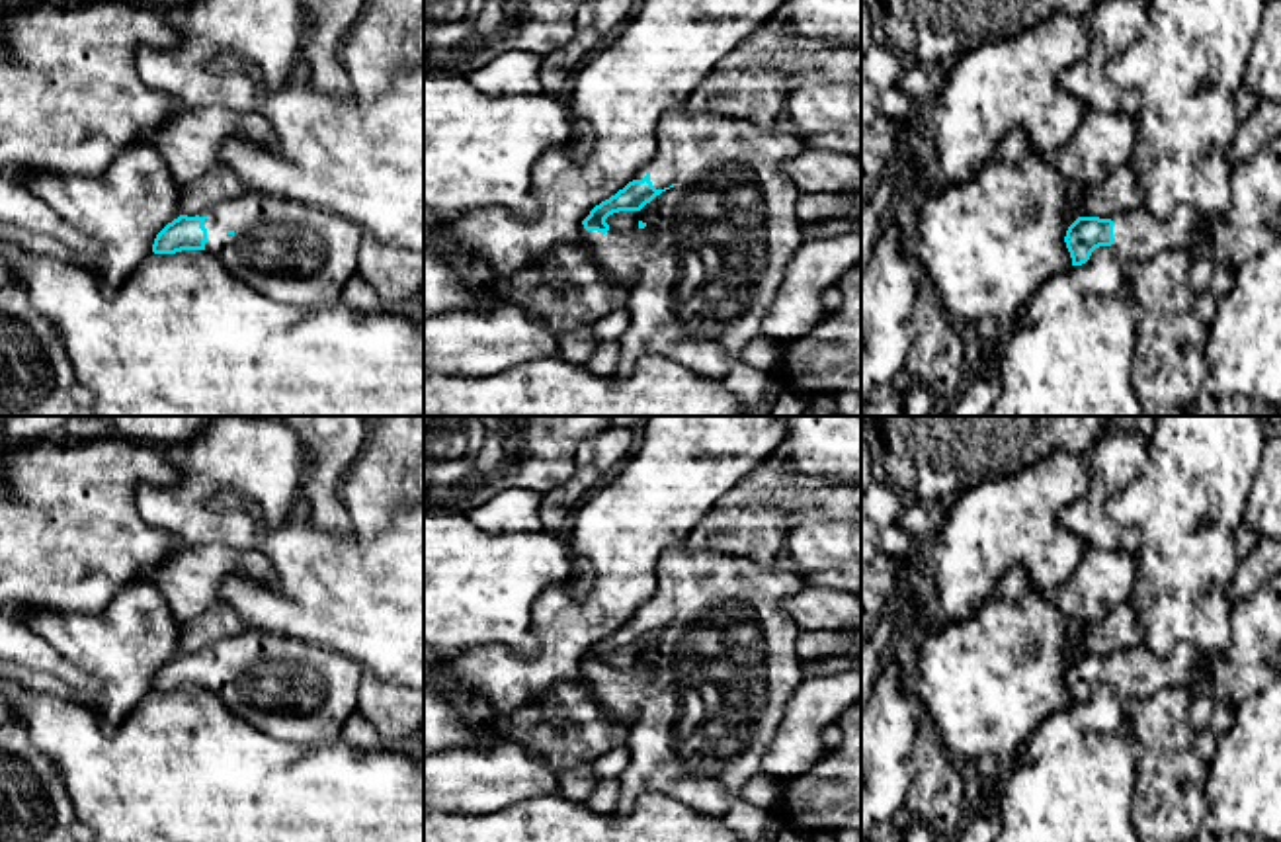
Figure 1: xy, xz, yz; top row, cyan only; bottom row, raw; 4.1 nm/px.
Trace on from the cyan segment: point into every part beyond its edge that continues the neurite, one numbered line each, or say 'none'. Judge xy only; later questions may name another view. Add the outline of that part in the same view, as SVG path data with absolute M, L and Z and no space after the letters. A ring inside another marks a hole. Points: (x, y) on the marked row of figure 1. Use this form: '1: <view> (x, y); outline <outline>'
1: xy (297, 254); outline M248 191L201 209L205 252L271 301L330 307L359 268L361 227L326 209Z

